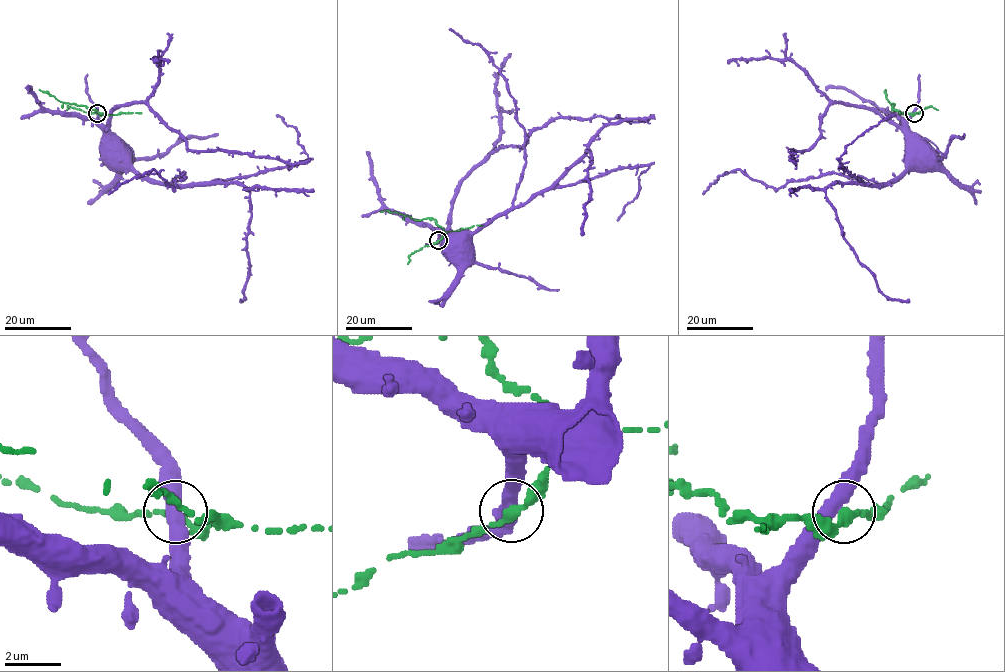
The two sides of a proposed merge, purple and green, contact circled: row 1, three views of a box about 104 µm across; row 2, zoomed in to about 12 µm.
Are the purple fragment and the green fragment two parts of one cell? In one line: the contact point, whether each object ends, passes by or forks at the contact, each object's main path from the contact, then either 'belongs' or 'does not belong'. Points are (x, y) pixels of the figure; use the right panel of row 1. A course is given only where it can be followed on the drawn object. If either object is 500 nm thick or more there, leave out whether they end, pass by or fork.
(914, 113) | purple passes by | green passes by | purple via (914, 113), (907, 123), (905, 157) | green via (915, 113), (901, 114), (893, 109), (895, 105), (888, 101), (885, 89) | belongs

